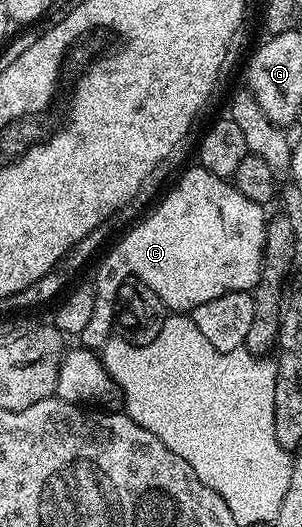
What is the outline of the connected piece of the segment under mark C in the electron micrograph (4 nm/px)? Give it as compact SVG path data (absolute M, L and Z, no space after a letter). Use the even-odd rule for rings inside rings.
M193 165L193 168L191 168L190 171L183 172L181 175L181 180L179 180L178 183L175 184L174 187L171 188L170 191L166 193L165 200L163 200L162 203L159 204L158 207L155 208L154 211L151 212L150 215L147 216L146 219L142 221L142 223L135 224L134 227L131 228L130 231L126 233L125 243L119 244L117 247L117 251L111 252L109 255L109 259L103 260L102 263L98 265L97 276L95 276L94 279L91 280L91 286L93 288L93 292L95 293L95 310L92 311L91 318L89 318L89 320L87 321L87 325L85 326L85 328L83 328L83 333L79 337L80 346L86 349L100 349L105 346L106 339L110 338L110 335L111 335L111 331L109 331L109 325L111 329L111 324L114 322L114 319L115 319L115 300L117 298L117 290L119 289L119 285L127 277L141 279L147 285L151 285L151 289L155 289L155 293L159 293L159 297L162 299L162 301L165 302L166 308L168 308L168 310L173 313L191 313L199 305L203 305L203 301L211 301L215 297L223 297L224 295L226 295L227 293L231 293L232 291L252 292L253 287L257 284L257 282L259 281L259 277L261 276L261 263L265 259L265 225L267 222L267 214L265 215L265 211L266 211L266 208L262 206L262 204L256 203L255 201L251 201L247 197L243 197L243 193L239 193L239 189L233 186L230 180L220 179L219 177L215 177L215 173L207 173L207 169L203 169L199 165Z

